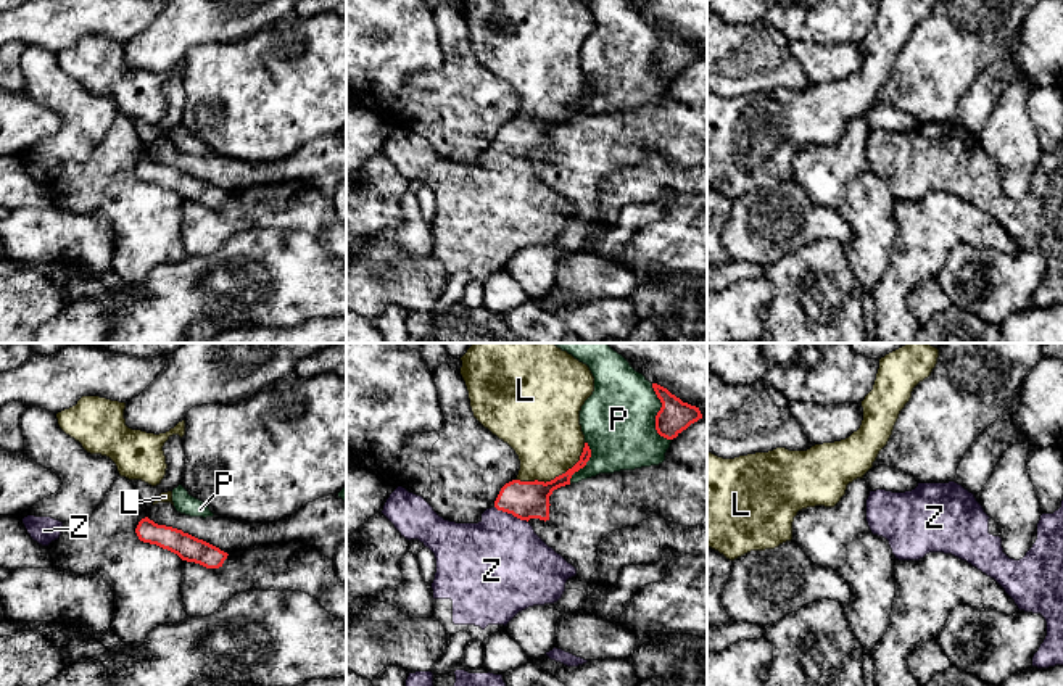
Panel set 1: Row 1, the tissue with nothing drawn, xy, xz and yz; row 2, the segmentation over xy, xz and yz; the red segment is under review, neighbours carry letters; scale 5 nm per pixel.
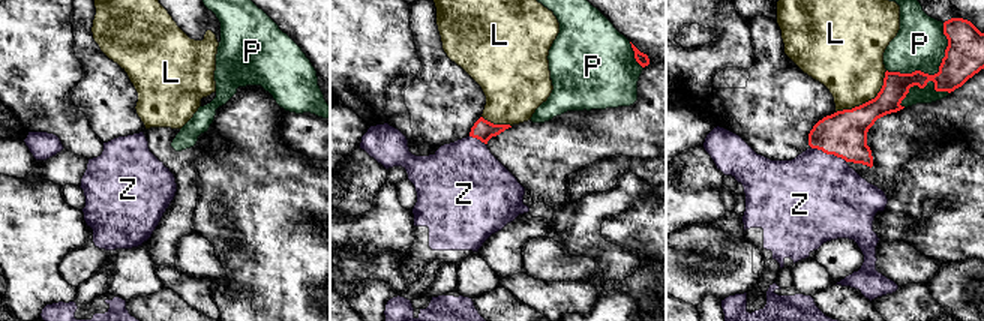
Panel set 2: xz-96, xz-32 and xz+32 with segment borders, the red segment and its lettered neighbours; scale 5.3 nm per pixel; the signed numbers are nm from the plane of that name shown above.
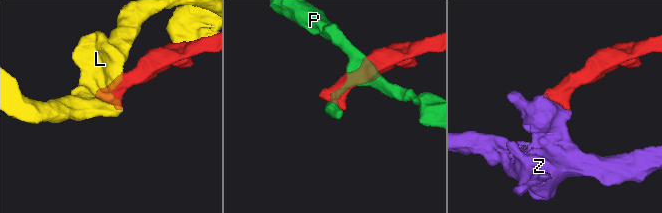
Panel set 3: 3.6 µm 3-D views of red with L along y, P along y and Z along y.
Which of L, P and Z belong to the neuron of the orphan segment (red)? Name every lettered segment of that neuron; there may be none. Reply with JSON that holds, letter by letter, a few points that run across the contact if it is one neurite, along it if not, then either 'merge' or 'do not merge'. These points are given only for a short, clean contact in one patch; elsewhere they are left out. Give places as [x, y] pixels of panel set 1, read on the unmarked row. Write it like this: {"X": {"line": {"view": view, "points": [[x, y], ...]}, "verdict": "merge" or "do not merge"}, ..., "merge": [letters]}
{"L": {"verdict": "do not merge"}, "P": {"verdict": "do not merge"}, "Z": {"verdict": "merge"}, "merge": ["Z"]}

